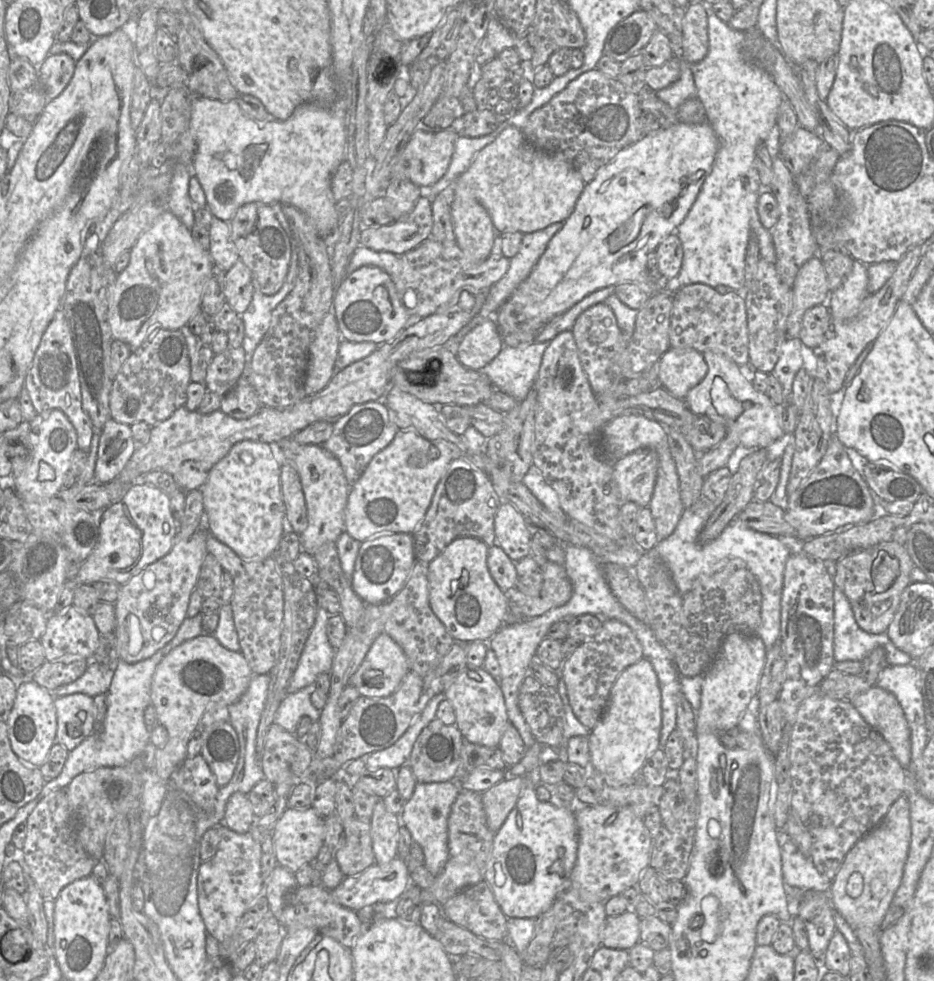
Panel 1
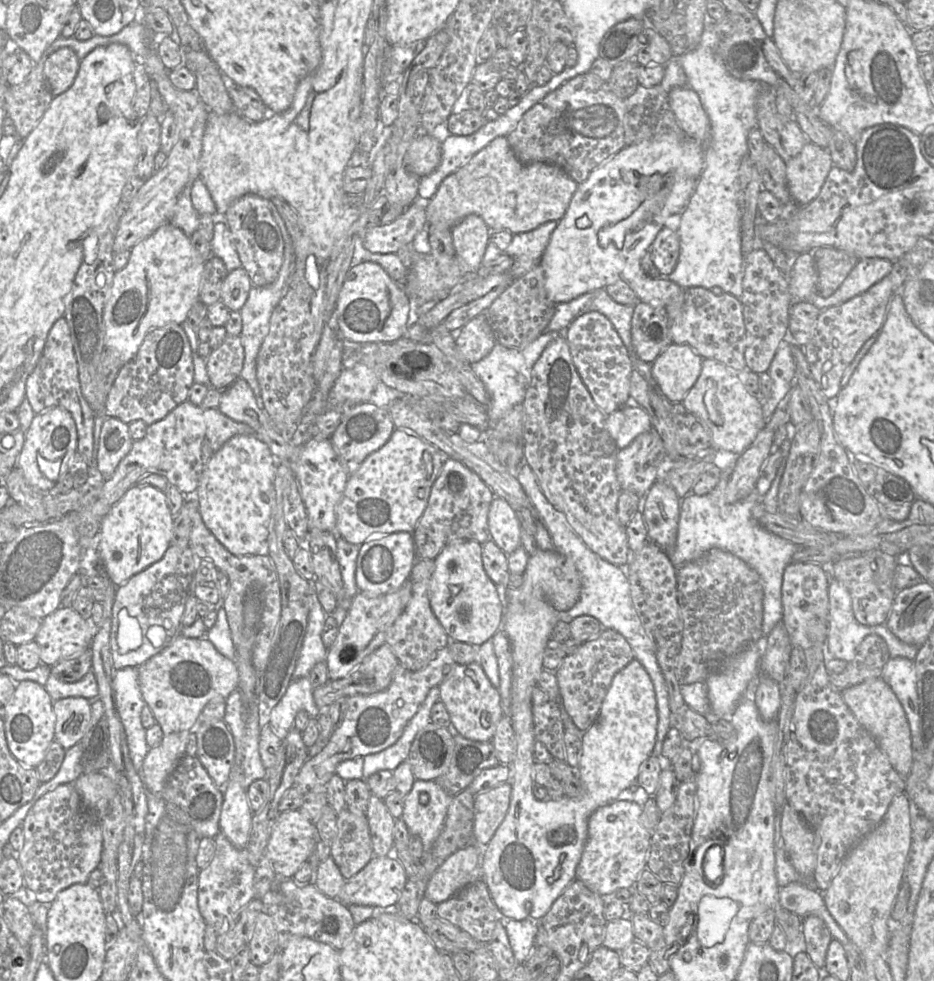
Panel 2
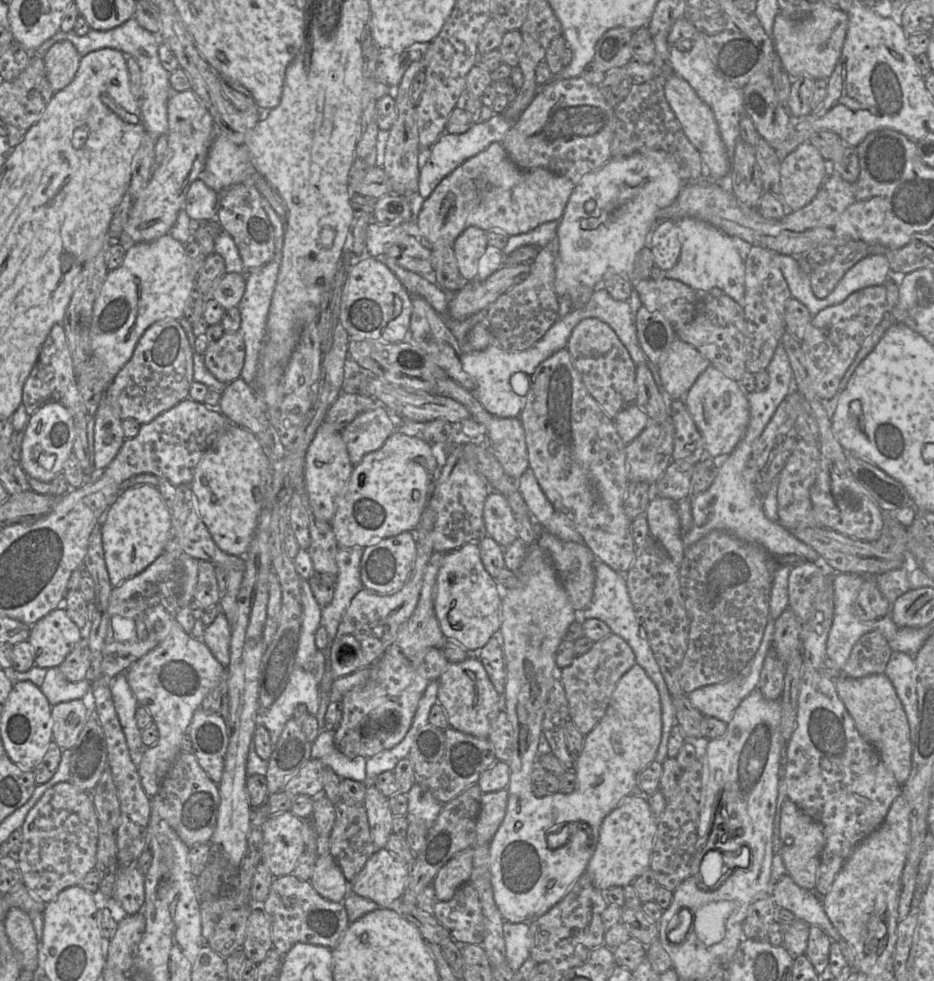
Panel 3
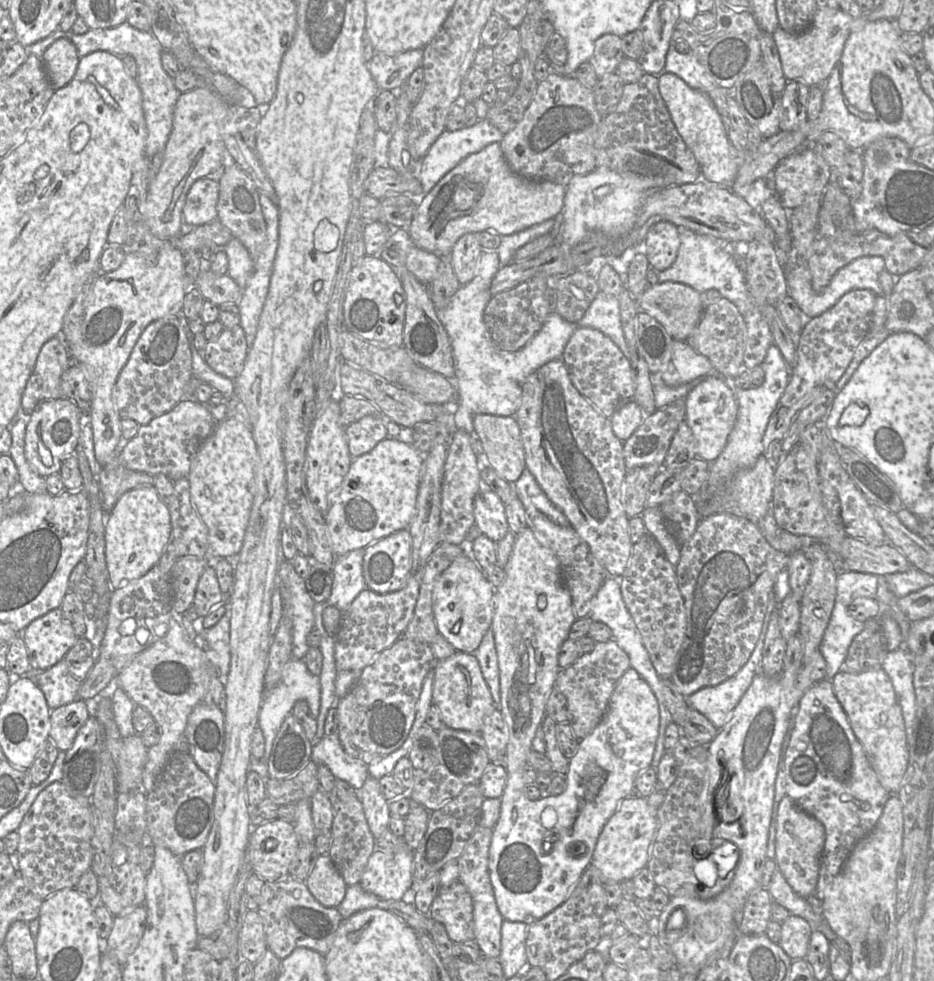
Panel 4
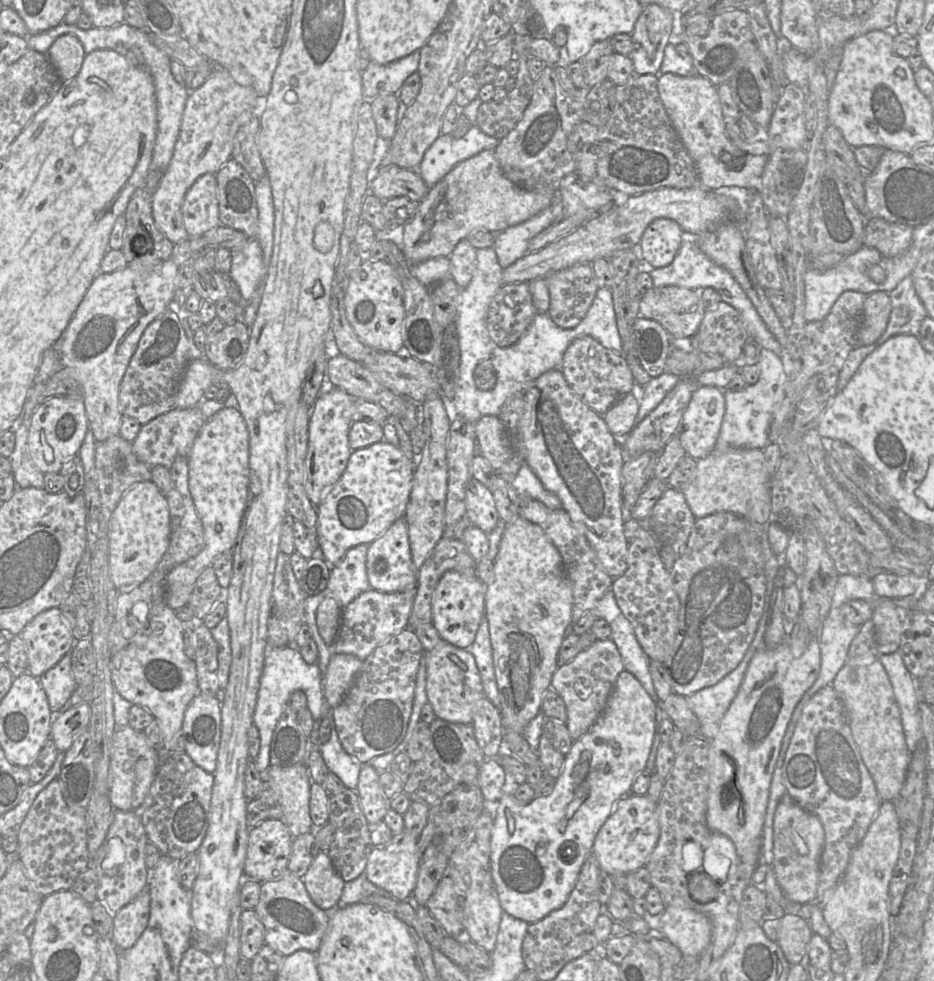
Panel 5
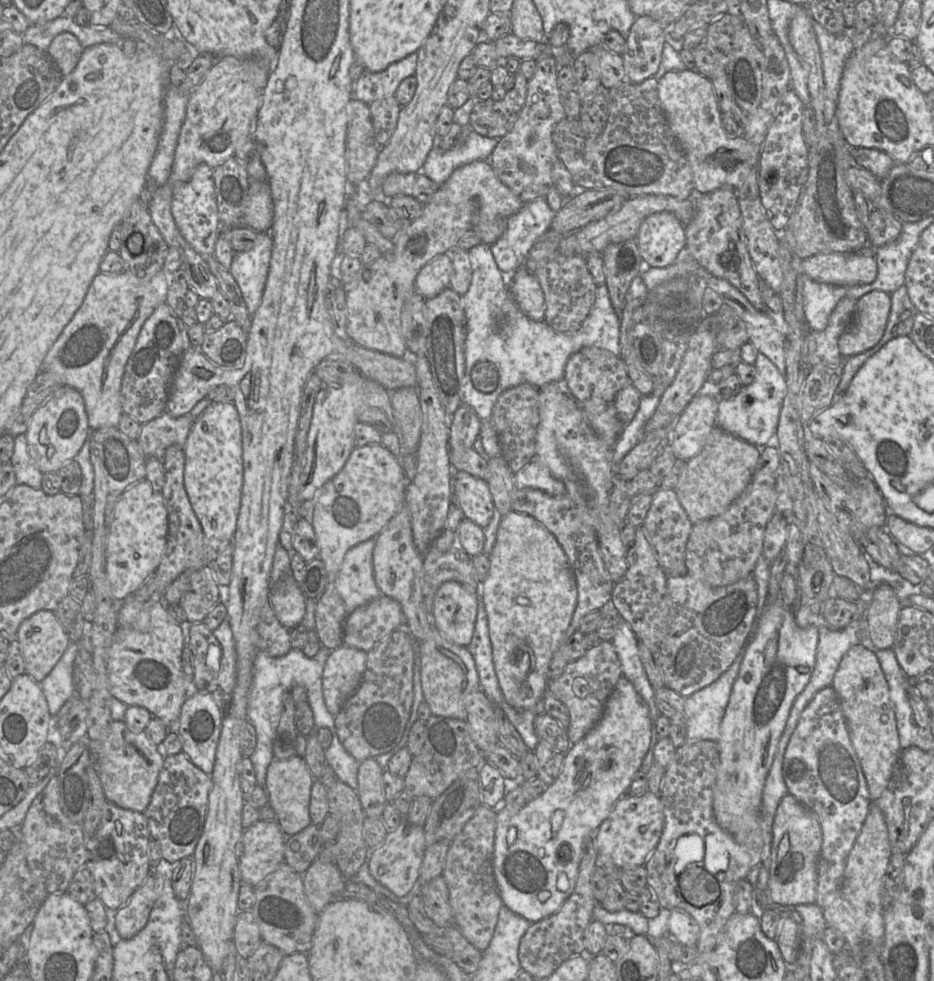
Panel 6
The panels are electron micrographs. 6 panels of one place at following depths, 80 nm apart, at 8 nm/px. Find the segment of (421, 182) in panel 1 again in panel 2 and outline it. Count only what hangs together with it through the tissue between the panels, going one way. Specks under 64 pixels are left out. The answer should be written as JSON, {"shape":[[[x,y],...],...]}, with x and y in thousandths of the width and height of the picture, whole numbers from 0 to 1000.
{"shape":[[[460,137],[445,139],[433,160],[435,172],[449,181],[461,177],[471,164],[472,145]]]}

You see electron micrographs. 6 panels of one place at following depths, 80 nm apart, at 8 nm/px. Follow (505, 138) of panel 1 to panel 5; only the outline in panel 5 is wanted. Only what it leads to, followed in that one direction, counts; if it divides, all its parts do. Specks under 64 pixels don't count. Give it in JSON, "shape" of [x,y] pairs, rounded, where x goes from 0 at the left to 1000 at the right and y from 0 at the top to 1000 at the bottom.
{"shape":[[[530,154],[514,156],[489,166],[471,185],[461,191],[449,206],[443,223],[433,230],[429,256],[439,269],[466,262],[481,262],[489,248],[512,232],[533,238],[546,230],[563,225],[589,211],[592,199],[564,194],[548,187],[537,175]]]}

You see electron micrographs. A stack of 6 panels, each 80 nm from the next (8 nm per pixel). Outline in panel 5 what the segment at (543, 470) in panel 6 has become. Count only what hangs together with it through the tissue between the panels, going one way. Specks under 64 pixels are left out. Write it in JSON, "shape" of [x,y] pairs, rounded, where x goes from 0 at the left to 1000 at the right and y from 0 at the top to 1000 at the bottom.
{"shape":[[[563,472],[559,473],[554,483],[547,487],[547,492],[558,508],[576,510],[589,519],[602,518],[602,513],[597,506],[581,495]]]}

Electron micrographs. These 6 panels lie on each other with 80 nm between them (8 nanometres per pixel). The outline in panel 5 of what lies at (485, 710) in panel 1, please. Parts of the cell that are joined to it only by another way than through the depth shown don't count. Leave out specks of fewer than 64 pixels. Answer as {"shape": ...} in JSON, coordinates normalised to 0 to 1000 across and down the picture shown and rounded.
{"shape":[[[474,651],[455,668],[457,714],[467,732],[504,739],[506,722],[510,716],[519,710],[507,669],[501,662],[488,660]]]}

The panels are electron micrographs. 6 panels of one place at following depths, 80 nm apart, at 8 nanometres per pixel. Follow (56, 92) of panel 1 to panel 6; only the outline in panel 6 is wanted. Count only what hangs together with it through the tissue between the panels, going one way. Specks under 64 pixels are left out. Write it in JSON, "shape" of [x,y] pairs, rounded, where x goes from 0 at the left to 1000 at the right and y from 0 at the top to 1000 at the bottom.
{"shape":[[[66,33],[58,38],[50,53],[69,78],[75,75],[82,67],[89,50],[79,35]]]}

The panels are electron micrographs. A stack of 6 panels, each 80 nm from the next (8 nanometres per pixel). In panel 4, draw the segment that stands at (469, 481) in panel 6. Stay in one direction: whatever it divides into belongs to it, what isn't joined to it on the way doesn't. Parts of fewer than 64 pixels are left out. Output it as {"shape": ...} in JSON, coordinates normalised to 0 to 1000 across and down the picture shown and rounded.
{"shape":[[[517,496],[507,510],[509,534],[517,545],[529,552],[537,550],[546,541],[541,514],[526,498]]]}

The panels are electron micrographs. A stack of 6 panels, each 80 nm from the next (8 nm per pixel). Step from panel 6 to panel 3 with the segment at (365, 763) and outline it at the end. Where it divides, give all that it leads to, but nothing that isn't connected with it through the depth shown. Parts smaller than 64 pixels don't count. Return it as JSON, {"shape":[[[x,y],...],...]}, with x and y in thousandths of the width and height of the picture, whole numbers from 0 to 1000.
{"shape":[[[395,798],[389,821],[400,863],[403,866],[410,865],[420,849],[422,834],[416,824],[415,813],[410,811],[398,798]]]}

